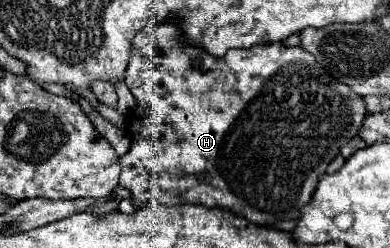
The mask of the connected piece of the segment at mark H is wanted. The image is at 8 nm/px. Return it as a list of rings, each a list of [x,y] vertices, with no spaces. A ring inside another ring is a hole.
[[[174,23],[166,25],[154,25],[146,27],[134,38],[134,51],[126,69],[126,85],[132,91],[132,95],[138,101],[138,109],[134,111],[134,125],[139,128],[128,128],[132,145],[126,155],[120,157],[122,175],[120,175],[120,187],[128,187],[132,191],[134,207],[140,209],[148,203],[164,203],[164,205],[204,205],[208,209],[220,207],[228,209],[240,217],[246,217],[248,221],[256,225],[270,225],[278,219],[298,219],[300,207],[304,207],[316,185],[318,177],[326,171],[330,159],[340,153],[340,147],[346,145],[352,137],[356,137],[364,117],[366,107],[364,99],[356,95],[348,85],[338,83],[338,79],[330,77],[302,47],[284,47],[282,43],[268,43],[268,45],[254,45],[250,49],[230,49],[224,57],[212,57],[202,49],[194,47],[180,47],[178,43],[178,27]]]

